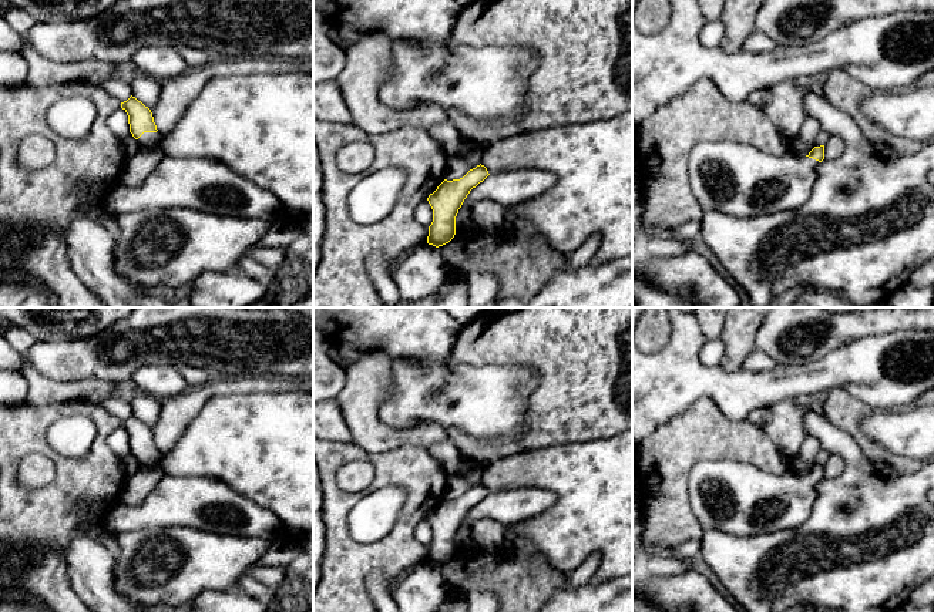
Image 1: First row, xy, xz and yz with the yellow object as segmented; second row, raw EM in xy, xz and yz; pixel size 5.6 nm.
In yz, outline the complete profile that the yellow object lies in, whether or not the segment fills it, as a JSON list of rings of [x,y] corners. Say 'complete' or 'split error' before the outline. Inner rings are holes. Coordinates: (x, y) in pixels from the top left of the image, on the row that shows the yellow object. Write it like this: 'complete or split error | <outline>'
split error | [[[700,142],[689,154],[686,175],[703,211],[755,218],[803,206],[824,159],[824,145],[806,157],[780,157],[743,142]]]

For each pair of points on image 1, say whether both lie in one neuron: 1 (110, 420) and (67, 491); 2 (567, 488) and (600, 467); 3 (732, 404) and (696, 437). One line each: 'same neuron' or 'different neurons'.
1: same neuron
2: same neuron
3: different neurons

